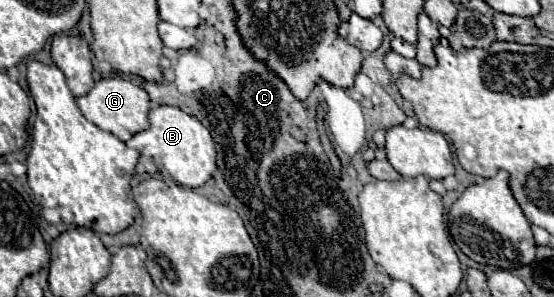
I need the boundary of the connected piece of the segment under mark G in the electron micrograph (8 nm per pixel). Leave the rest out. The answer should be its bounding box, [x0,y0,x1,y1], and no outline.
[77,77,151,141]

